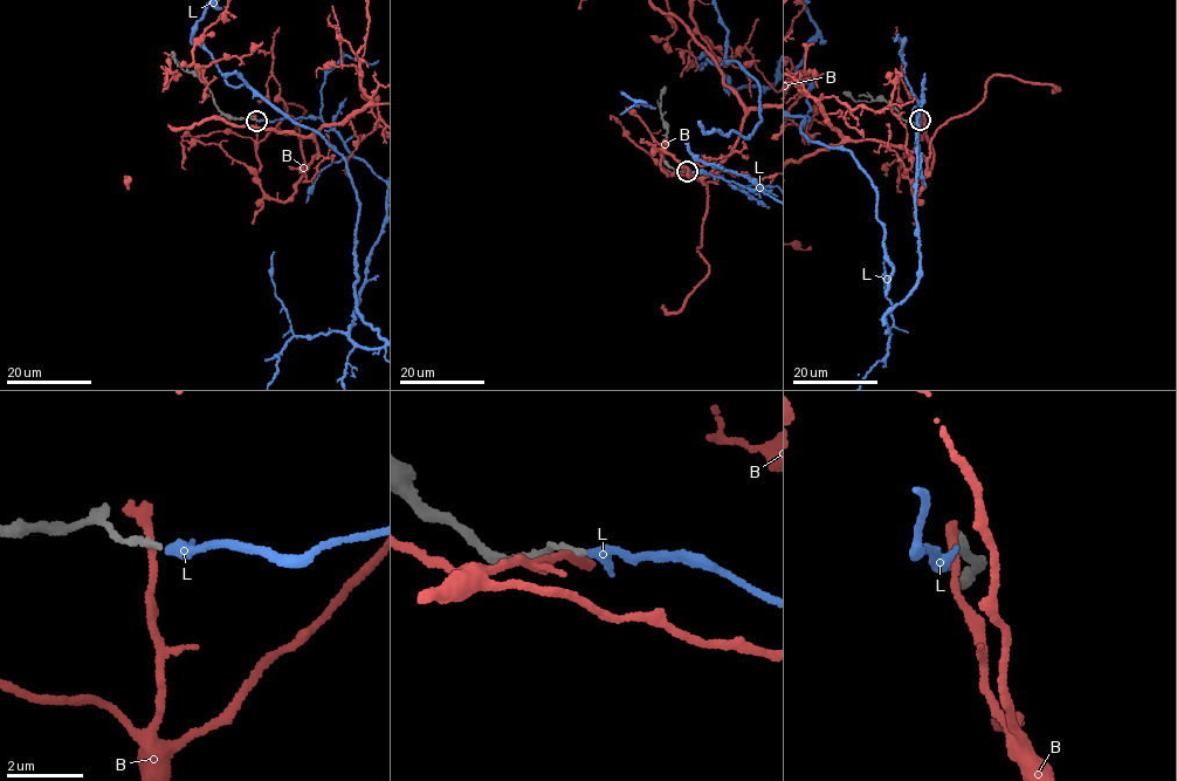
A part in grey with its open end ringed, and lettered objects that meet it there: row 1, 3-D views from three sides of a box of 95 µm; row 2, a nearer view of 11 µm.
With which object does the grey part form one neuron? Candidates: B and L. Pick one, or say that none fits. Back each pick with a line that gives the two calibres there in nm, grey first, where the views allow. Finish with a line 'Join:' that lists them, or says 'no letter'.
L: Thickness 170 nm (grey) against 320 nm
Join: L

